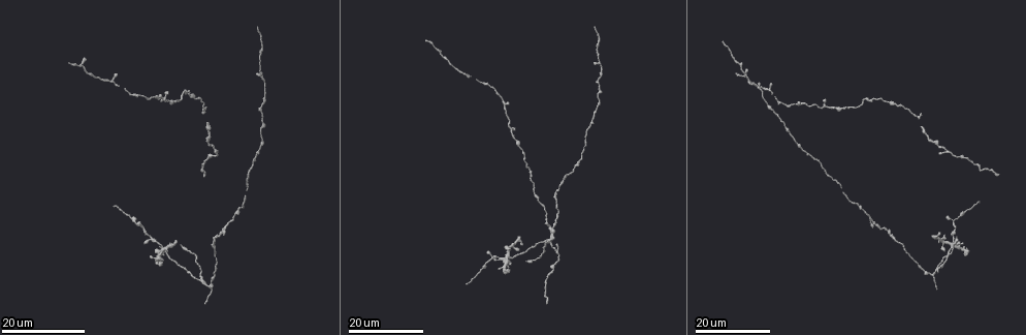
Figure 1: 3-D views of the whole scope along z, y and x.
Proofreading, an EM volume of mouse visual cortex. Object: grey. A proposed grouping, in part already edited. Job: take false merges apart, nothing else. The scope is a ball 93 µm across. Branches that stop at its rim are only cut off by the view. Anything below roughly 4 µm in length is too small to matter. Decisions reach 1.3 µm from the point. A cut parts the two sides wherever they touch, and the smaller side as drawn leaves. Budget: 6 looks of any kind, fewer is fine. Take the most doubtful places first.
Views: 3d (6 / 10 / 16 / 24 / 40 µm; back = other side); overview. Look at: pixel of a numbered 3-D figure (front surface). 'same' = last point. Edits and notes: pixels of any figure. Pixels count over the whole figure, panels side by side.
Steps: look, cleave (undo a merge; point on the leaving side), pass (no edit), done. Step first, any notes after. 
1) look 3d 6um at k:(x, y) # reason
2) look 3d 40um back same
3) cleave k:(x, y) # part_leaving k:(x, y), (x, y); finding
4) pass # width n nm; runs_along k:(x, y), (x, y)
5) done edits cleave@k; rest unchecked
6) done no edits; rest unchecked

look 3d 16um at 1:(937, 266) # four-way junction

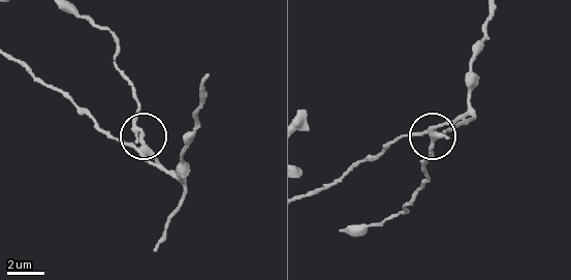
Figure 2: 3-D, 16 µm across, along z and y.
look 3d 6um at 2:(143, 148)

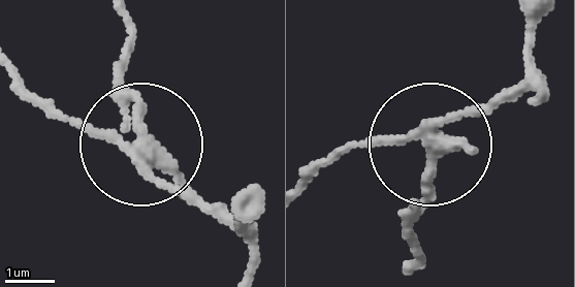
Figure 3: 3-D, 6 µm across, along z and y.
cleave 3:(410, 199) # part_leaving 3:(432, 146), (411, 260); two neurons meet here

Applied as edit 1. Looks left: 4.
look 3d 16um at 1:(136, 218)

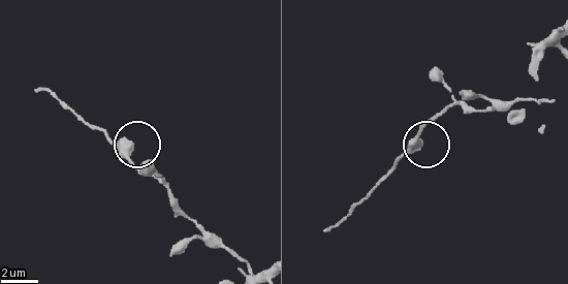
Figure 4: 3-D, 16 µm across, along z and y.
look 3d 10um at 4:(130, 143) # closer look

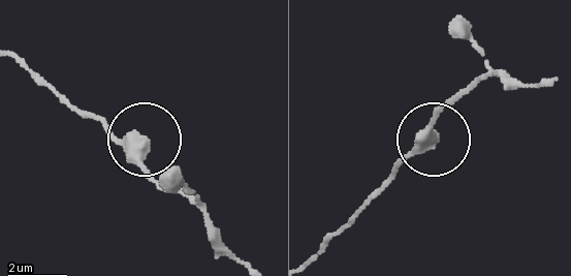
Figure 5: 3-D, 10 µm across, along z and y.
look 3d 10um back at 5:(142, 139) # other side

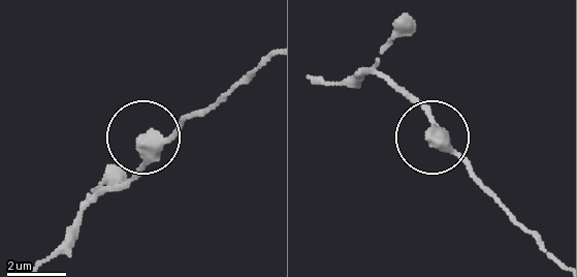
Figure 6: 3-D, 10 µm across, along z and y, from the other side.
pass # side_arm 7 um; runs_along 6:(316, 77), (390, 79), (499, 197); continuous, no second neuron

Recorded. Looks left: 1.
done edits cleave@3; rest unchecked

